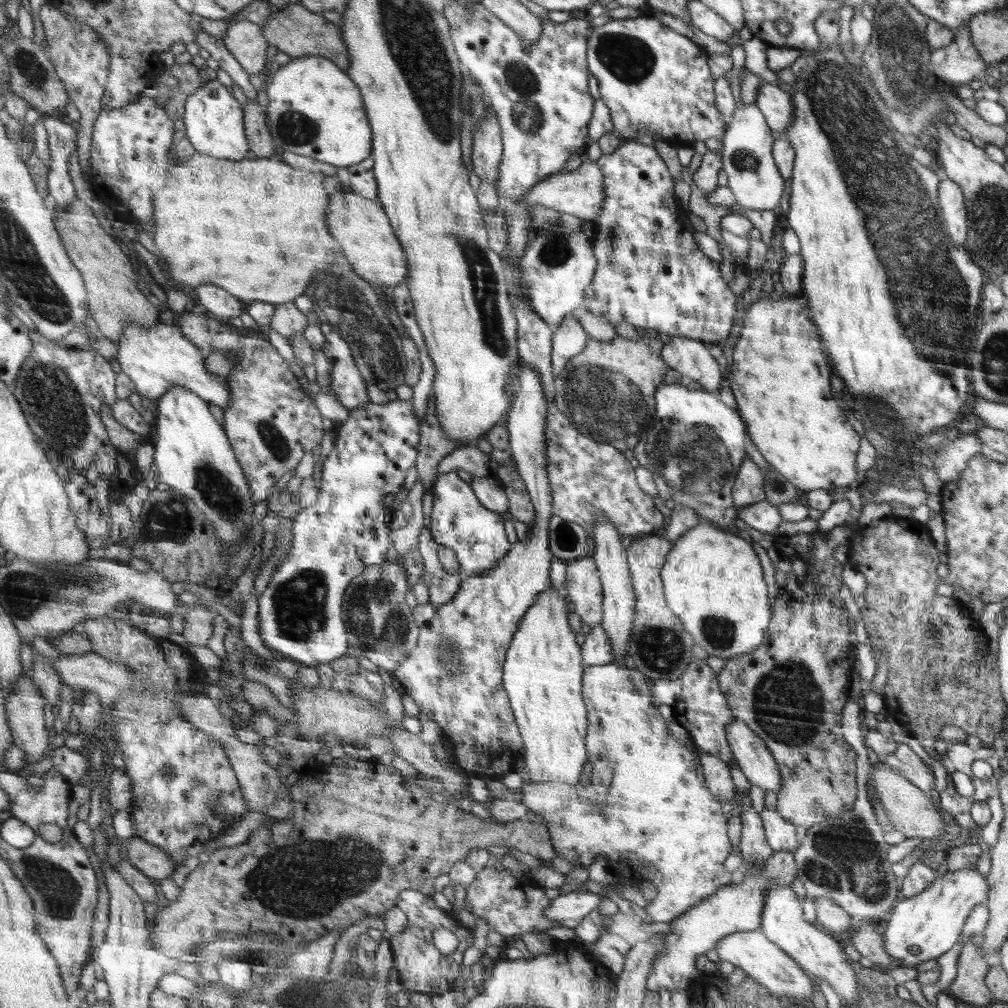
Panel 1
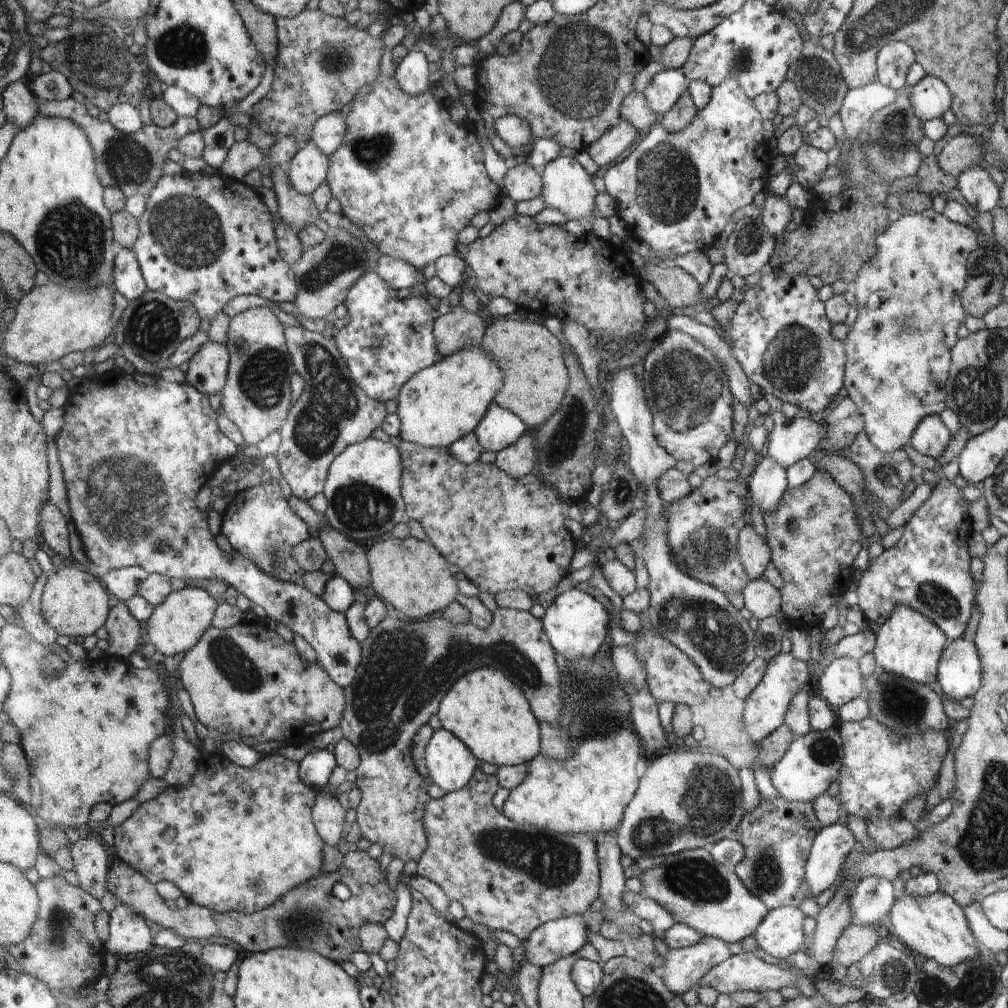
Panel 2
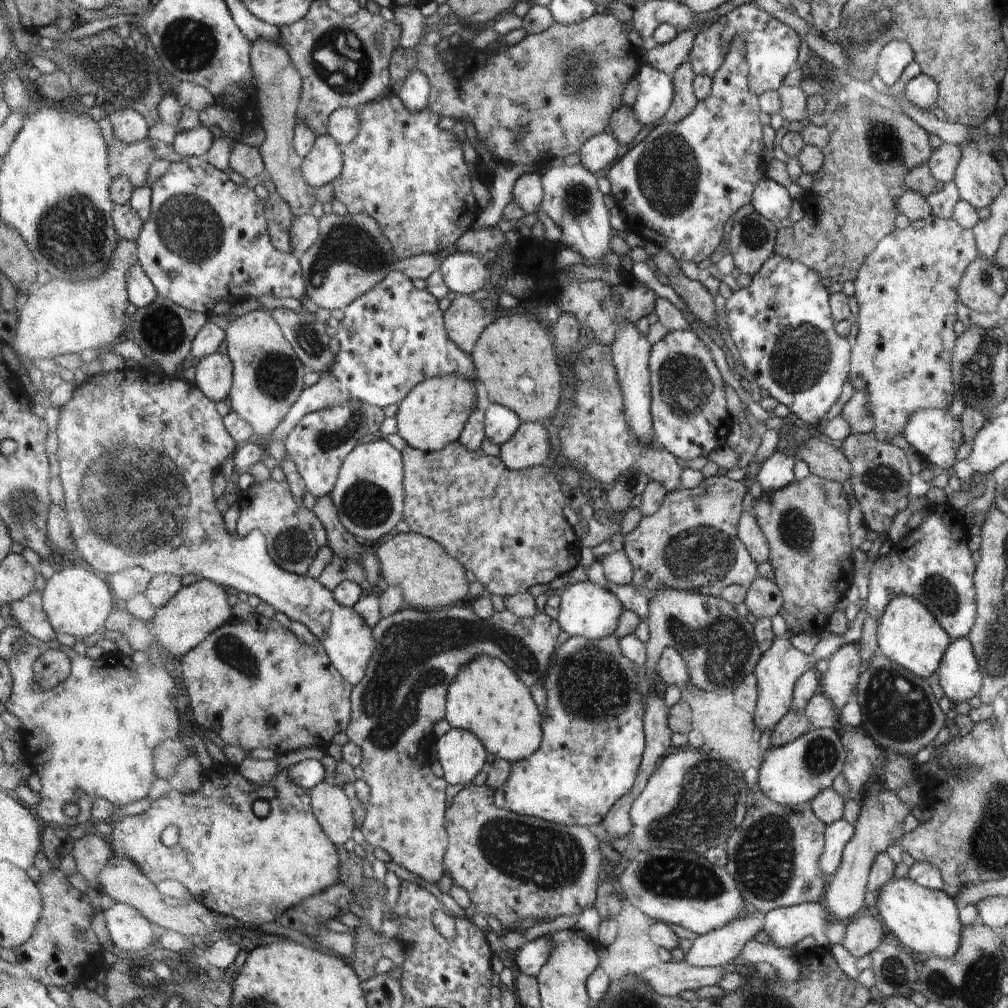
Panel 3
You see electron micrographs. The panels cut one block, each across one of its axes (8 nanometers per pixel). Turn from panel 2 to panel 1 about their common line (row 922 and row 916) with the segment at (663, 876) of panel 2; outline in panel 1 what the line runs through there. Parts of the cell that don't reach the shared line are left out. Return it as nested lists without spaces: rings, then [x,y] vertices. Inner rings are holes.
[[[773,851],[773,855],[765,860],[760,872],[746,876],[744,881],[738,884],[730,882],[721,886],[711,897],[704,897],[682,915],[678,914],[668,924],[672,923],[674,931],[665,933],[665,950],[655,960],[652,972],[647,978],[648,990],[658,992],[660,987],[669,991],[686,989],[698,976],[699,970],[695,965],[697,956],[717,949],[718,944],[729,934],[760,929],[769,890],[773,889],[774,885],[790,885],[795,878],[797,865],[794,855],[790,851]]]

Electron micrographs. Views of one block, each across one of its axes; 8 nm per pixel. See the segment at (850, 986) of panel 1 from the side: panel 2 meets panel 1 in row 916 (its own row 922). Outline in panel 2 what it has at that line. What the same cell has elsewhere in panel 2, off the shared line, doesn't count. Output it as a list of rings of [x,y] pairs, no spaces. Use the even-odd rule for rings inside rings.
[[[776,907],[769,910],[754,936],[760,953],[771,961],[784,961],[802,946],[804,916],[799,907]]]

